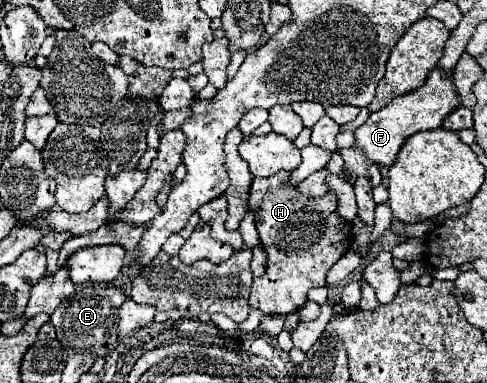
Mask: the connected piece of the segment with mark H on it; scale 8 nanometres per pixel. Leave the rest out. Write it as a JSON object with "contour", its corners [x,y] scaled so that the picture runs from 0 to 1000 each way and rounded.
{"contour":[[[593,457],[520,462],[515,499],[511,499],[511,540],[524,551],[532,624],[548,661],[548,708],[540,723],[520,728],[511,796],[520,807],[540,812],[544,822],[589,822],[618,807],[622,791],[630,786],[630,760],[639,749],[671,744],[667,713],[725,634],[721,582],[704,577],[692,561],[692,514],[684,504],[671,504],[667,514],[651,514],[651,520],[630,520],[622,509],[614,514],[606,488],[593,488],[589,473],[593,473]]]}

